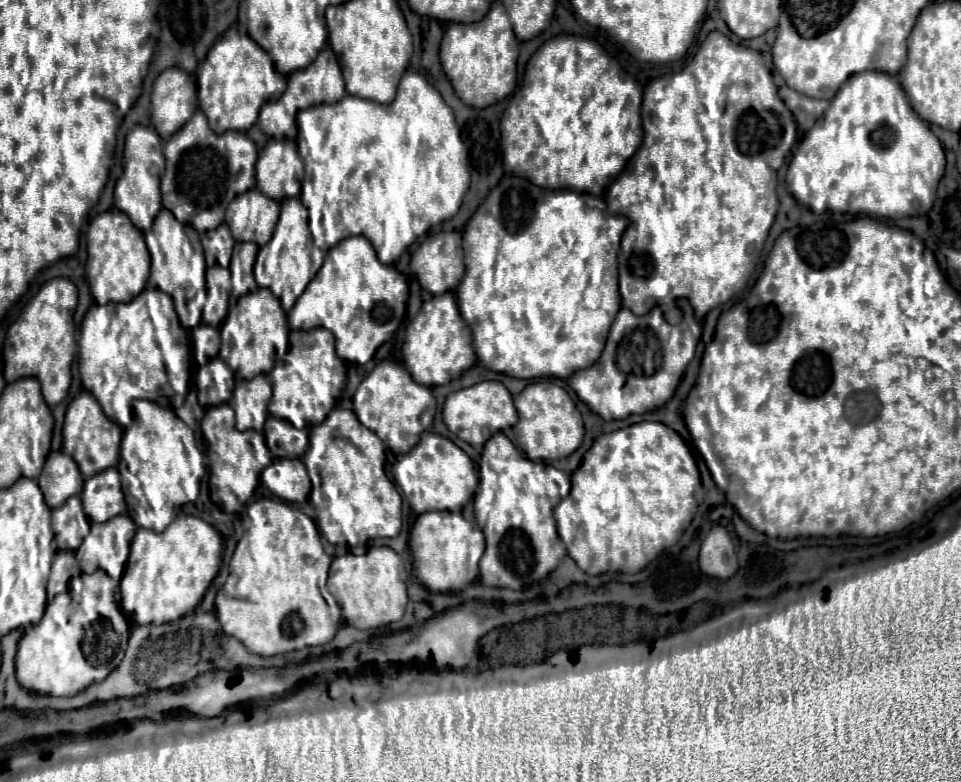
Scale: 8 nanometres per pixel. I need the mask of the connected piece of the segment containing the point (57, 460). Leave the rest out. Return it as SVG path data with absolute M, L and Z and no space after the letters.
M51 452L47 456L37 482L47 506L59 508L67 498L71 498L83 490L85 480L83 480L75 460L71 460L71 456L63 454L63 452Z

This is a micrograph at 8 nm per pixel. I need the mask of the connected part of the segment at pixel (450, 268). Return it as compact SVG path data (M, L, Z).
M439 232L427 238L411 256L410 267L427 292L445 294L455 290L465 274L461 234Z

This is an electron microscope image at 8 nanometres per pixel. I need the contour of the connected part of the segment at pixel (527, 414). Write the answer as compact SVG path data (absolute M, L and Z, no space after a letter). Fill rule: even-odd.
M533 382L525 386L523 392L515 396L515 408L519 420L515 424L515 436L519 448L531 460L559 460L573 454L583 440L583 422L581 414L575 408L575 402L561 386L550 382Z

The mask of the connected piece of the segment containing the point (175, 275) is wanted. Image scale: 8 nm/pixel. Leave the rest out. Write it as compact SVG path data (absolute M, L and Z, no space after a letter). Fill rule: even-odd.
M165 208L155 218L151 232L145 234L147 248L151 252L151 278L153 288L163 290L175 302L175 310L183 328L195 328L201 324L201 308L205 304L205 256L199 234L189 226L181 224Z

